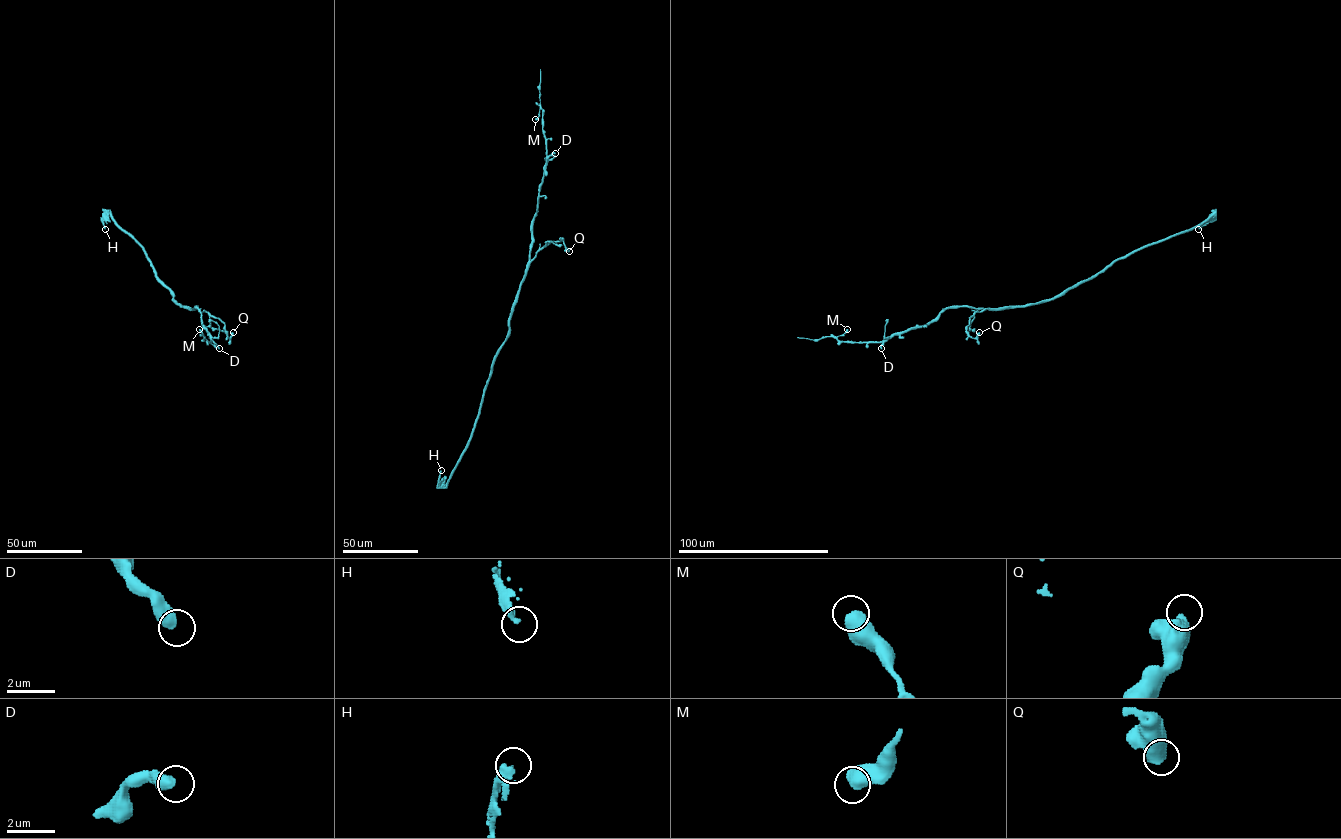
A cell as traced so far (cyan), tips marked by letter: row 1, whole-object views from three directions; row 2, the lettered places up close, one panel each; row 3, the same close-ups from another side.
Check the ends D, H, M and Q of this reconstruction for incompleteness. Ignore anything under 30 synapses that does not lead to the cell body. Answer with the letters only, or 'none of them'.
none of them

